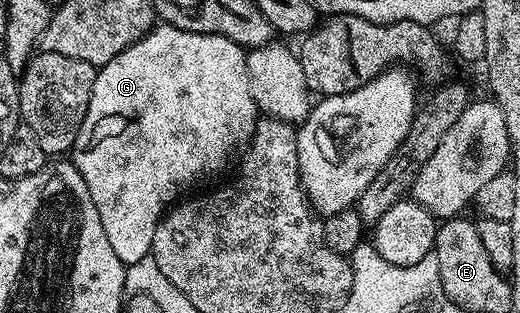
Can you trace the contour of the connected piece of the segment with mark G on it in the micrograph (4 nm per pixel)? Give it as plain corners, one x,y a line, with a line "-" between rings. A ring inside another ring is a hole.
160,23
138,43
126,47
126,51
122,51
122,55
114,55
114,59
110,59
110,63
97,68
94,91
90,95
90,107
86,111
86,119
78,131
78,139
72,144
70,160
82,175
82,179
86,179
90,199
94,199
94,207
98,207
98,219
102,219
102,228
106,230
106,239
110,239
110,247
114,247
114,255
118,255
118,259
122,259
125,267
138,263
138,259
151,254
154,231
164,214
170,207
177,204
181,195
192,191
187,191
187,189
194,188
199,181
204,181
207,177
212,177
227,167
232,153
239,154
242,147
247,146
248,142
252,140
252,132
256,129
257,120
258,110
254,103
254,95
250,95
250,75
245,50
222,35
202,35

